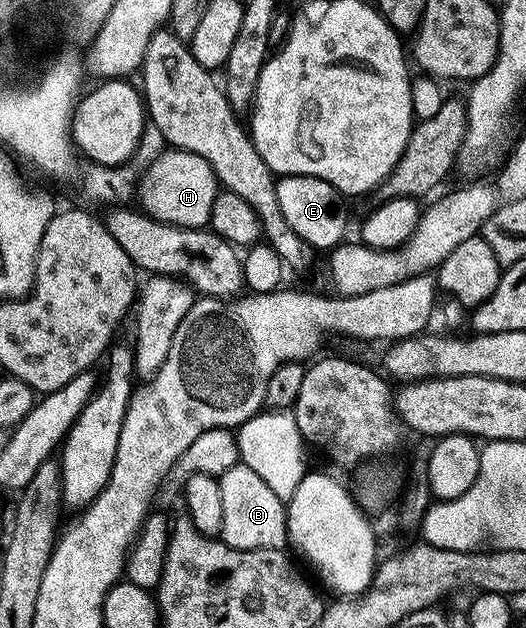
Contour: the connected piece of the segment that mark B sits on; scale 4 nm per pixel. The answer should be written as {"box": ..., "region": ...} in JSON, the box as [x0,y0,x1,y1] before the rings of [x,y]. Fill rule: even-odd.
{"box":[219,462,288,550],"region":[[[238,462],[219,476],[223,522],[221,540],[238,550],[284,549],[288,543],[286,503],[252,468]]]}

